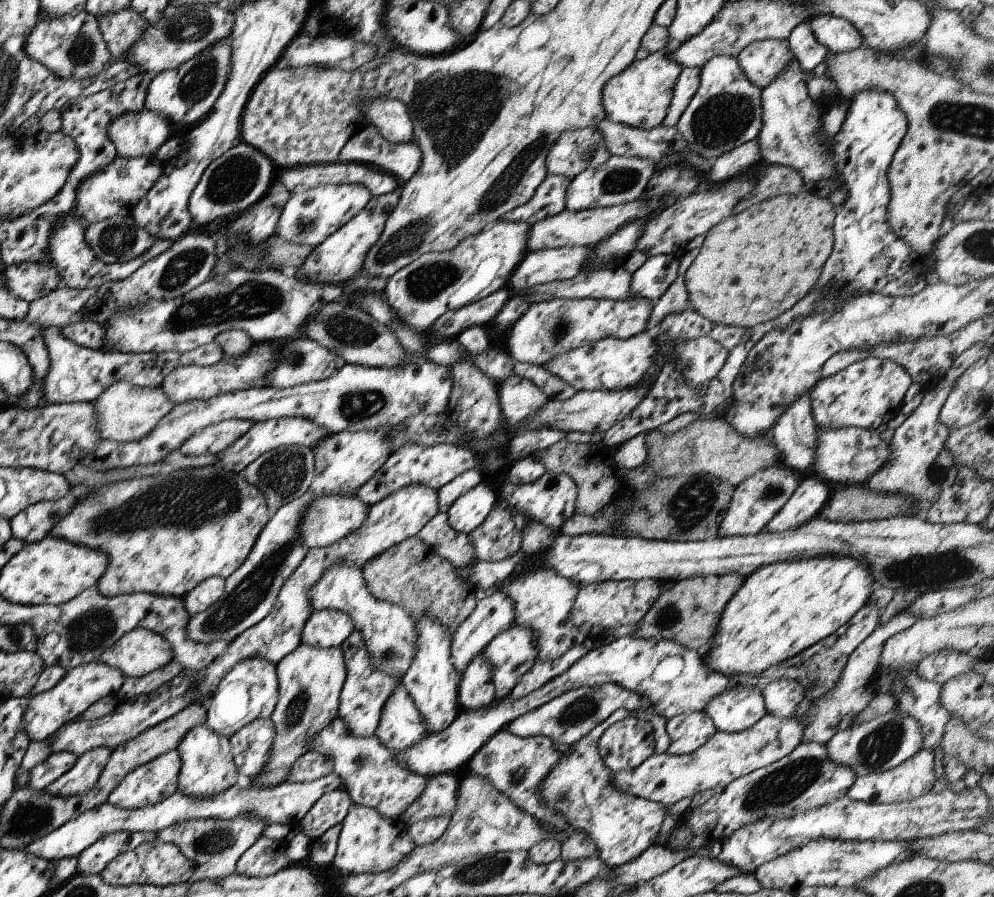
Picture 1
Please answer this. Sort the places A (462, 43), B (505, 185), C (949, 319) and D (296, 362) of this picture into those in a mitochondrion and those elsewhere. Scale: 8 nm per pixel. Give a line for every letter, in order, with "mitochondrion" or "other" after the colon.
A: other
B: mitochondrion
C: other
D: mitochondrion

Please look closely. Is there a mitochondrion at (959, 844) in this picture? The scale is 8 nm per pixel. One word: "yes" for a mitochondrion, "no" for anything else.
no

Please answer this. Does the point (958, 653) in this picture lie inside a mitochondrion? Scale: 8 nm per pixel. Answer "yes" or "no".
no

